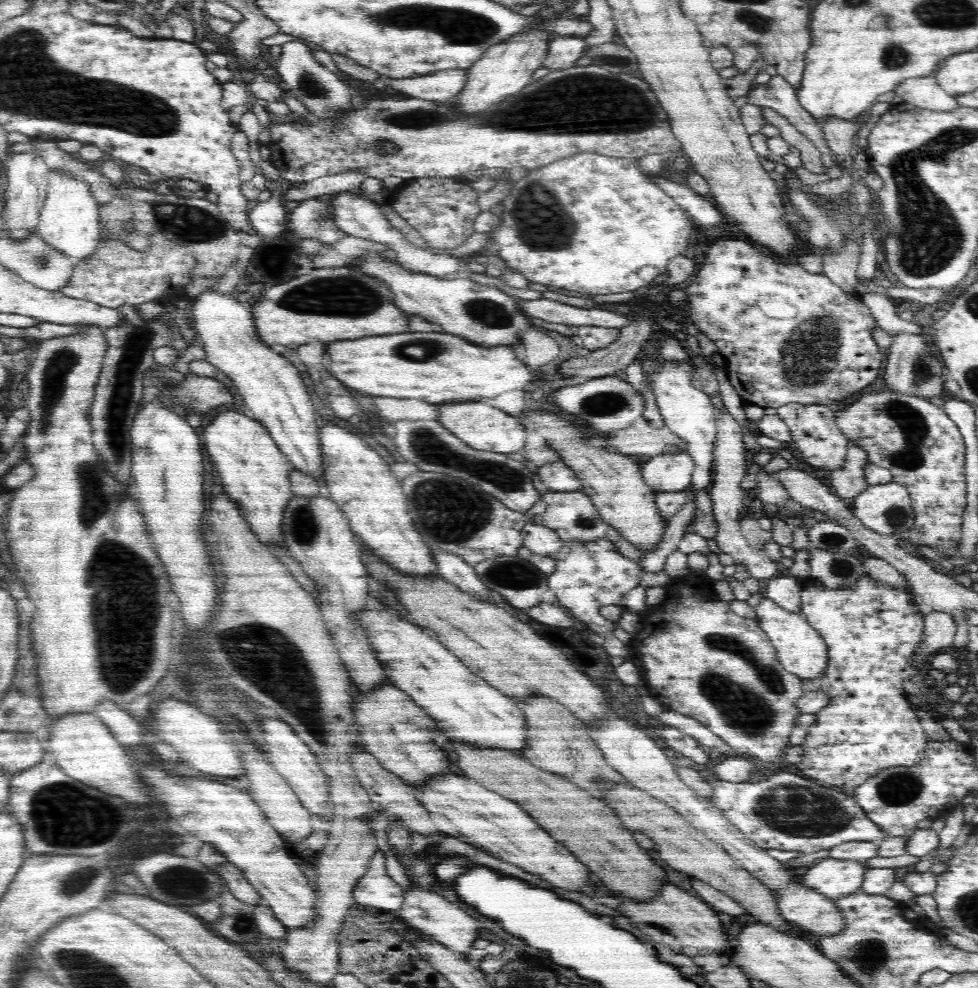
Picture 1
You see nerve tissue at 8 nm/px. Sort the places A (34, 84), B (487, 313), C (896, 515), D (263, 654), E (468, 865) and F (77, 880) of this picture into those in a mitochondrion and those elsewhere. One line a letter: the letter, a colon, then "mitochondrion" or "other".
A: mitochondrion
B: mitochondrion
C: mitochondrion
D: mitochondrion
E: other
F: mitochondrion

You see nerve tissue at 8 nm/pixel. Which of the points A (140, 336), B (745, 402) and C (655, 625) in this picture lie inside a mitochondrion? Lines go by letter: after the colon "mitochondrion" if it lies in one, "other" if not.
A: mitochondrion
B: other
C: other

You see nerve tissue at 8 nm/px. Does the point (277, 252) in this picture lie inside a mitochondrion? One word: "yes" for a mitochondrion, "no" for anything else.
no

